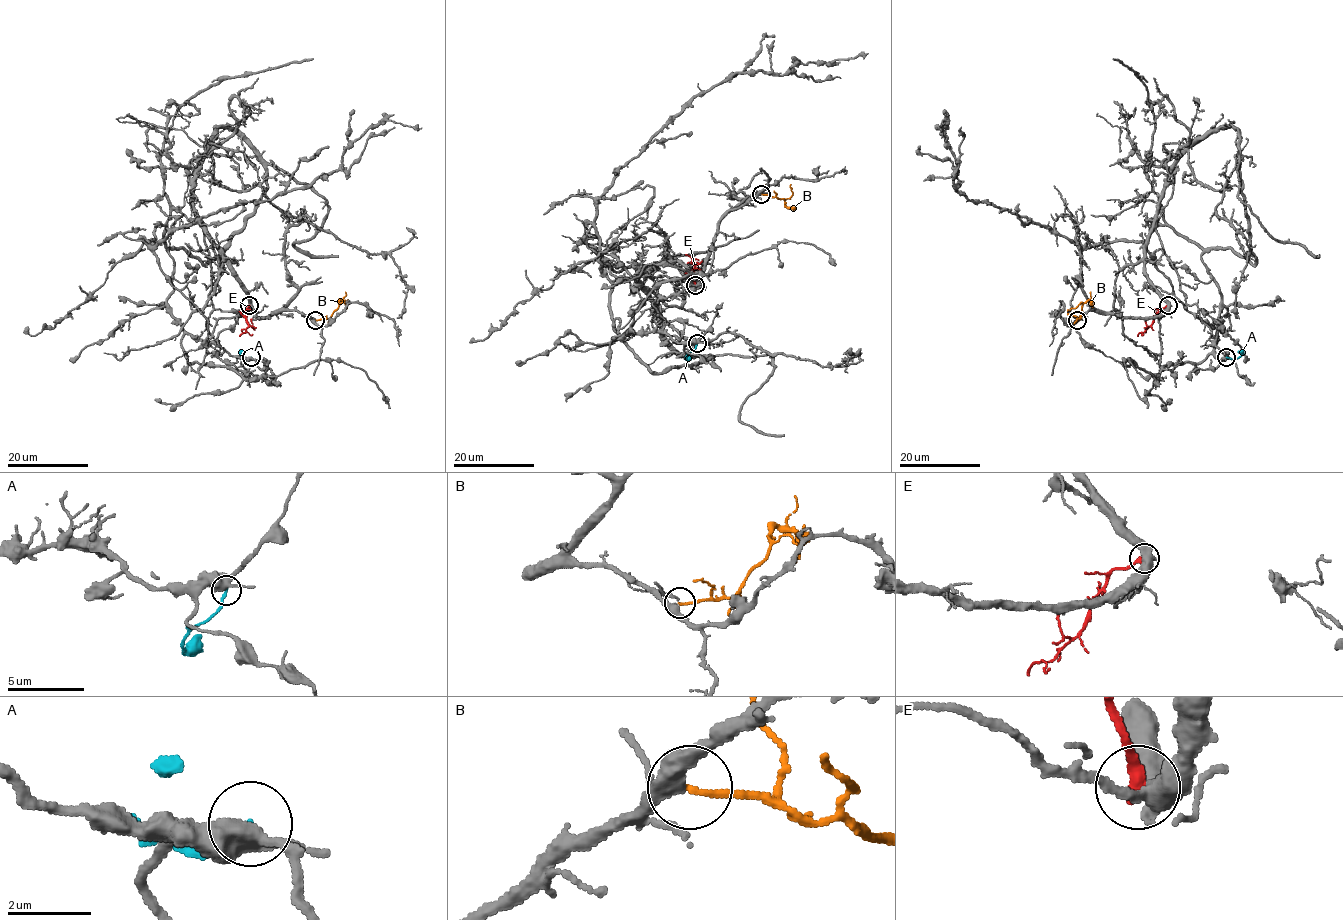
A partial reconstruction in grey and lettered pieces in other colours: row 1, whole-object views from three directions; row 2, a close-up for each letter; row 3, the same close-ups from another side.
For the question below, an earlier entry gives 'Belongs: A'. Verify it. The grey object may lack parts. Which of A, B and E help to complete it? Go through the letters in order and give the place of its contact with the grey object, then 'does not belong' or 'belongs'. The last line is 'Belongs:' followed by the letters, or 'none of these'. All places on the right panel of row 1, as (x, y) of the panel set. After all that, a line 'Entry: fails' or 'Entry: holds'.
A: meets grey at (1226, 357); does not belong
B: meets grey at (1077, 320); belongs
E: meets grey at (1168, 305); does not belong
Belongs: B
Entry: fails

